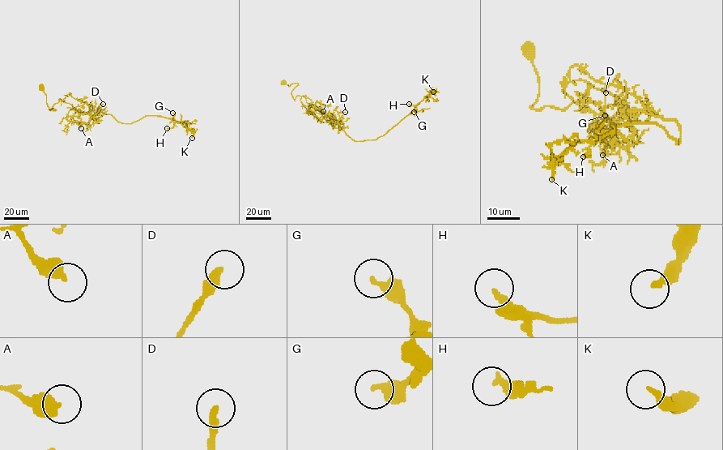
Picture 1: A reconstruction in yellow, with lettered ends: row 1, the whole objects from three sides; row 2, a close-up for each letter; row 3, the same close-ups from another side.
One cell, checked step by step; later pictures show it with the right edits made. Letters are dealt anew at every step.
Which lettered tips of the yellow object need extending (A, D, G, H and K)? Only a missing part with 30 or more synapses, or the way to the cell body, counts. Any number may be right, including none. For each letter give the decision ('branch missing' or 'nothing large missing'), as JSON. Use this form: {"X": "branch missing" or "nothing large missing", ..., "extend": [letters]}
{"A": "nothing large missing", "D": "nothing large missing", "G": "nothing large missing", "H": "nothing large missing", "K": "nothing large missing", "extend": []}

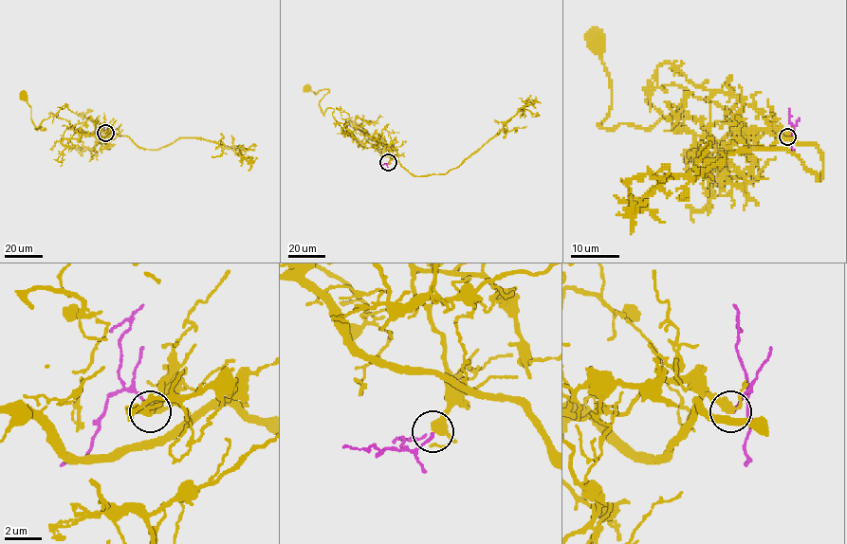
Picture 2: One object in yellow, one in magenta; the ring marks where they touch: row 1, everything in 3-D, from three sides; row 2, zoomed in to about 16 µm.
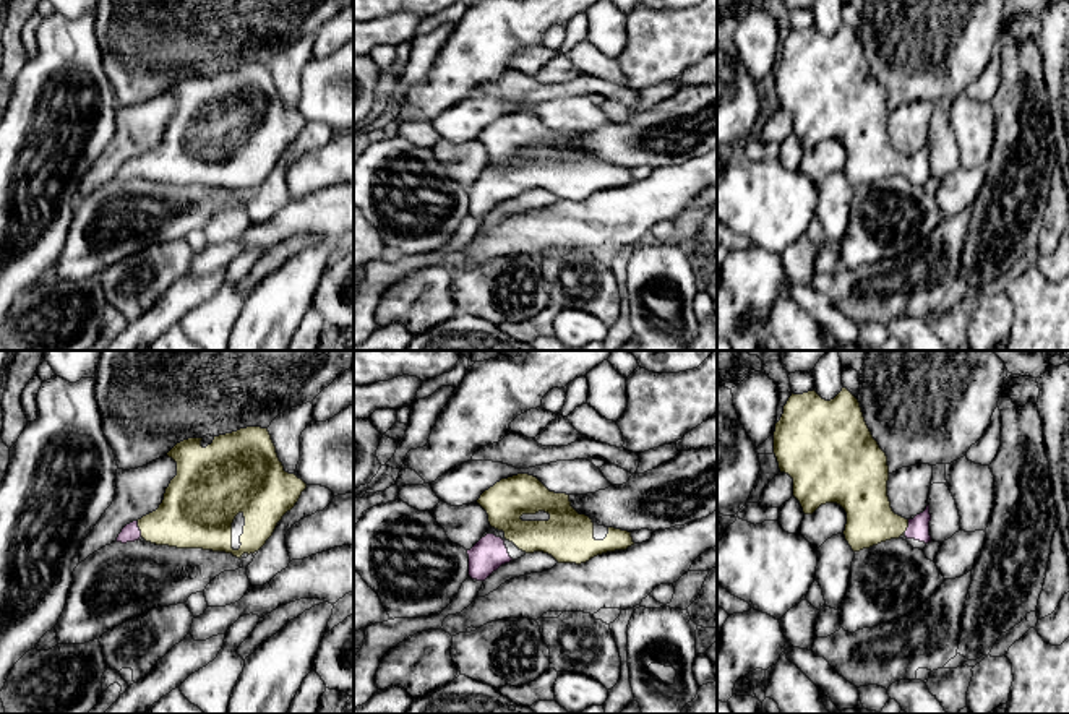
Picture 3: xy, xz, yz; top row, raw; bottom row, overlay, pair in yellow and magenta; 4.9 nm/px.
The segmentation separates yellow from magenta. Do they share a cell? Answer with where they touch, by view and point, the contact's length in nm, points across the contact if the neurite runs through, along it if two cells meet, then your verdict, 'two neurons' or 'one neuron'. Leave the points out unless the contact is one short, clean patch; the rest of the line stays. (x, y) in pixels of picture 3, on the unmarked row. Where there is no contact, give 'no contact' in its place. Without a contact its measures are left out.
xy (140, 166) | 80 nm | across xy (188, 153), (161, 164), (140, 166), (130, 169) | one neuron

